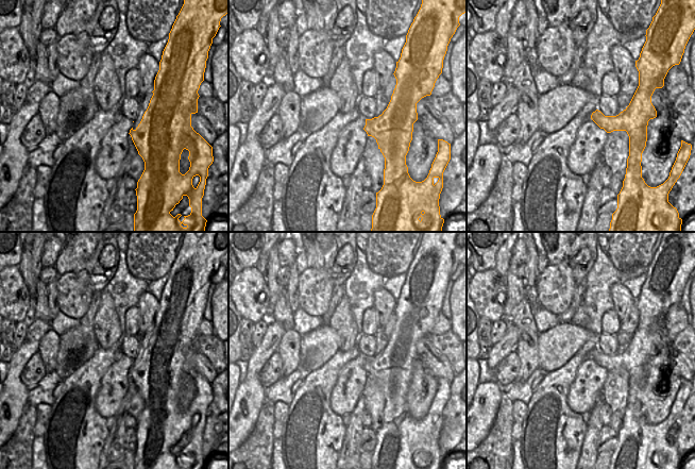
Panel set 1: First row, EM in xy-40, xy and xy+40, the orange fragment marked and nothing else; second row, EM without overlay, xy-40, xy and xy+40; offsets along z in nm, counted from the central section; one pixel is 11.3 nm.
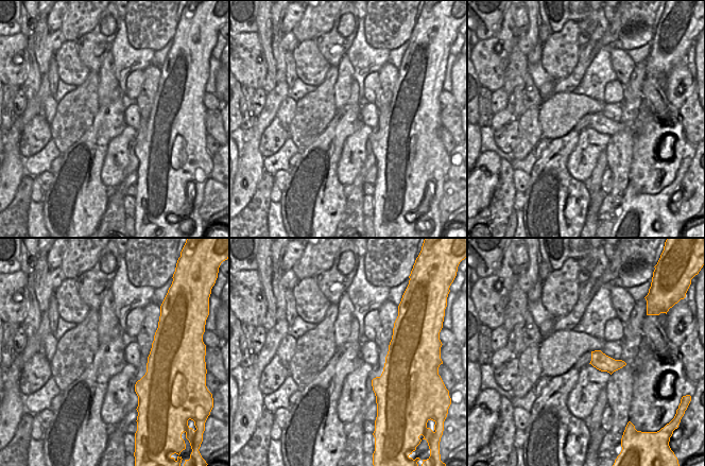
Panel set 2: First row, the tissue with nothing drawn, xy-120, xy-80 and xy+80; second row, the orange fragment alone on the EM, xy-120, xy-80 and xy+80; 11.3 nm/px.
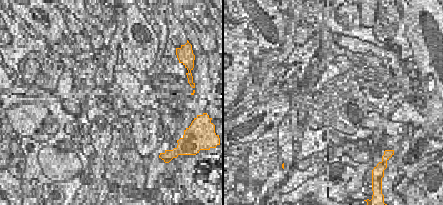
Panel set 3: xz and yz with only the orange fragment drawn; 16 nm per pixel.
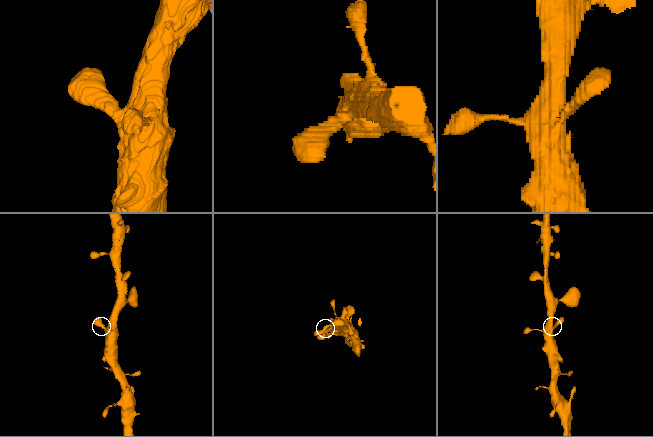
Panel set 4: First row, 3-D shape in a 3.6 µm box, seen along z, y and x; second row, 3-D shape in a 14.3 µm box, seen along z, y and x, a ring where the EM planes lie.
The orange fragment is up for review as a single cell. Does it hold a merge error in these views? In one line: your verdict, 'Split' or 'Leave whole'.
Leave whole

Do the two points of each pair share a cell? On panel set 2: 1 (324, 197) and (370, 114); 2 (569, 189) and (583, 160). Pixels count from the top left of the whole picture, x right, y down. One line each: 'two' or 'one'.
1: two
2: two

